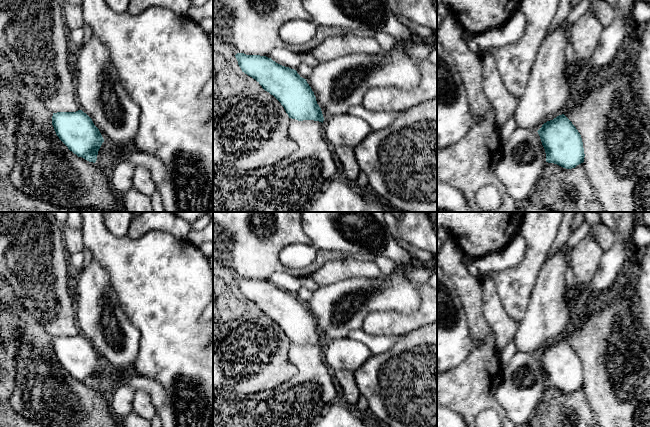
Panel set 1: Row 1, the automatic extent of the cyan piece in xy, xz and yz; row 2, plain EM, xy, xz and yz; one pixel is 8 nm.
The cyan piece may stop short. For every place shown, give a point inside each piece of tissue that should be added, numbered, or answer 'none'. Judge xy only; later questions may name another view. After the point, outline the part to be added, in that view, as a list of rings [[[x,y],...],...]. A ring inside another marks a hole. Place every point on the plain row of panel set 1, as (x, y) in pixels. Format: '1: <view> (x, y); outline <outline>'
none

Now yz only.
none

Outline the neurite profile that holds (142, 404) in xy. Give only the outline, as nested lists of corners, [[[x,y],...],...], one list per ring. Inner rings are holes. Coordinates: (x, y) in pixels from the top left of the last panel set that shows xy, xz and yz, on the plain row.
[[[142,390],[135,391],[133,409],[136,414],[149,421],[157,414],[157,408],[152,404],[149,394]]]

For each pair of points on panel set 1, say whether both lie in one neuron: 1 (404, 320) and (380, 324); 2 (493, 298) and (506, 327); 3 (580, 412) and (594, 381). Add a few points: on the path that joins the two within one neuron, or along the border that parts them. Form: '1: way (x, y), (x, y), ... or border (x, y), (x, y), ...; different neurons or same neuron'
1: way (398, 323), (386, 323); same neuron
2: way (493, 305), (494, 313), (499, 320); same neuron
3: border (583, 386), (594, 416); different neurons

